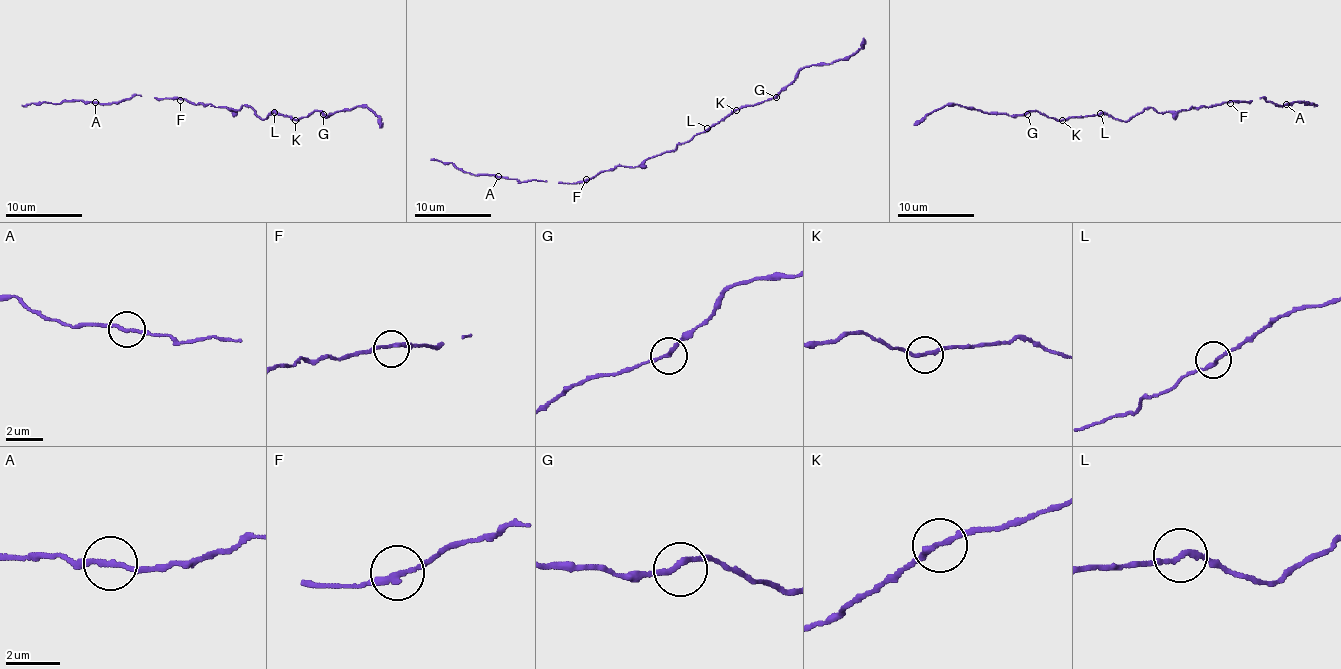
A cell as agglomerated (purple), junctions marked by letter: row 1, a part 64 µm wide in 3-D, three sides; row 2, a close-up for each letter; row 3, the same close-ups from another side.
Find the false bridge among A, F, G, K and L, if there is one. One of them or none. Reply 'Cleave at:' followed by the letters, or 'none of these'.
Cleave at: none of these

